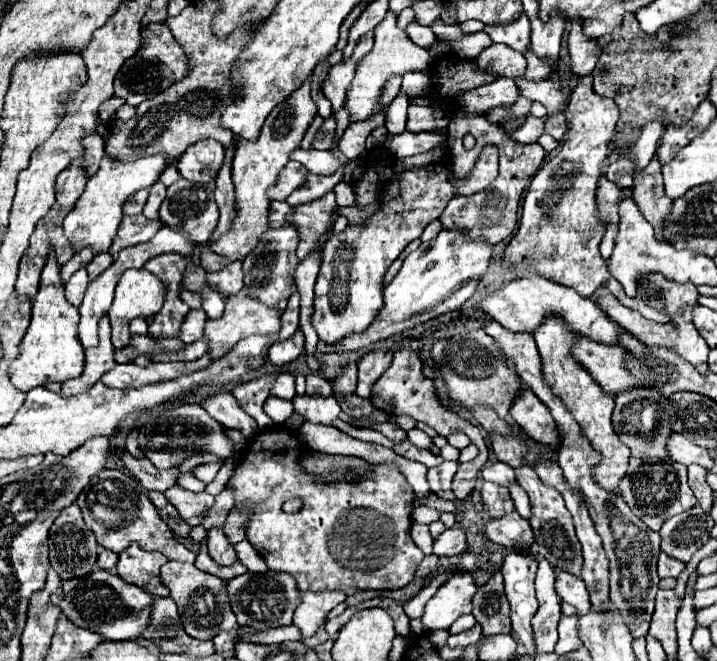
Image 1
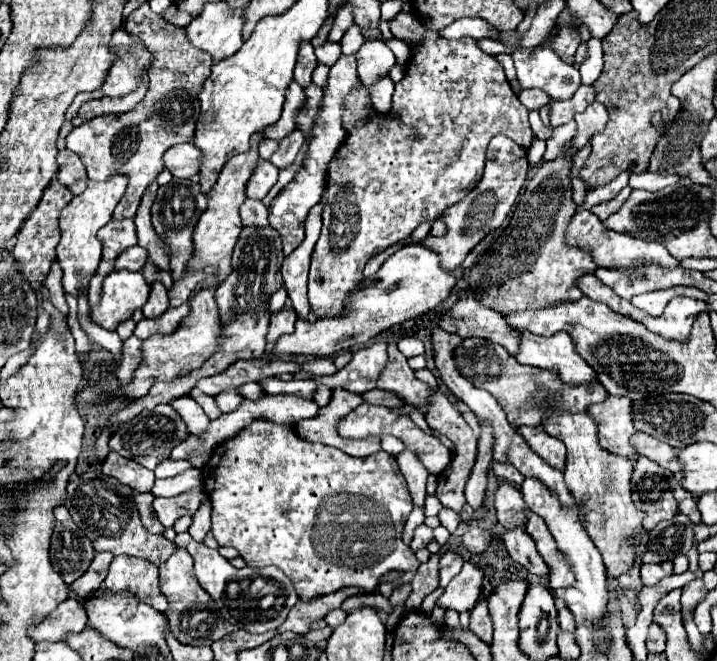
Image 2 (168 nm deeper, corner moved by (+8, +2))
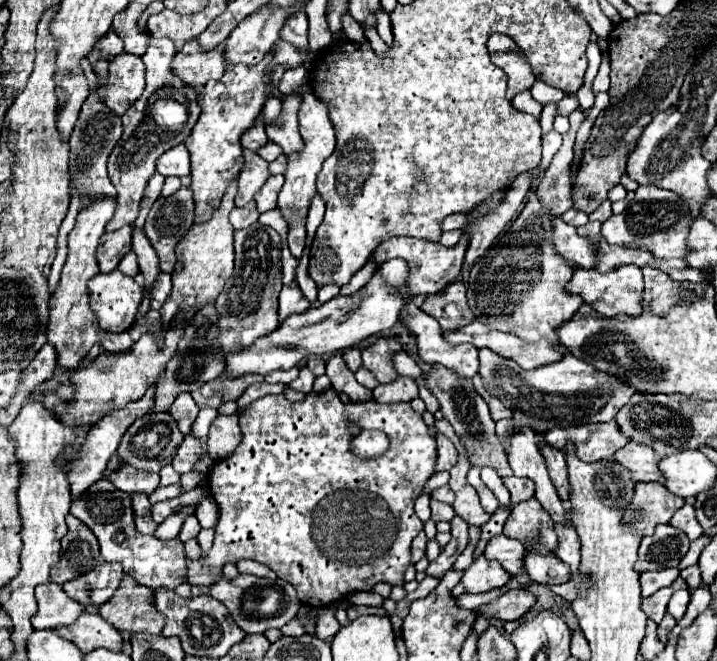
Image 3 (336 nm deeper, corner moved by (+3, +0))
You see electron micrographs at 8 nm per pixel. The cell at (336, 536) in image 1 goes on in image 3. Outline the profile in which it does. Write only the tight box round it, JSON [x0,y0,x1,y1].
[188,389,438,609]

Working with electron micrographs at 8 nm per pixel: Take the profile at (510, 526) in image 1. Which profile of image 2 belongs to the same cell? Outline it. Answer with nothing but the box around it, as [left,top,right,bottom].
[501,529,549,577]

